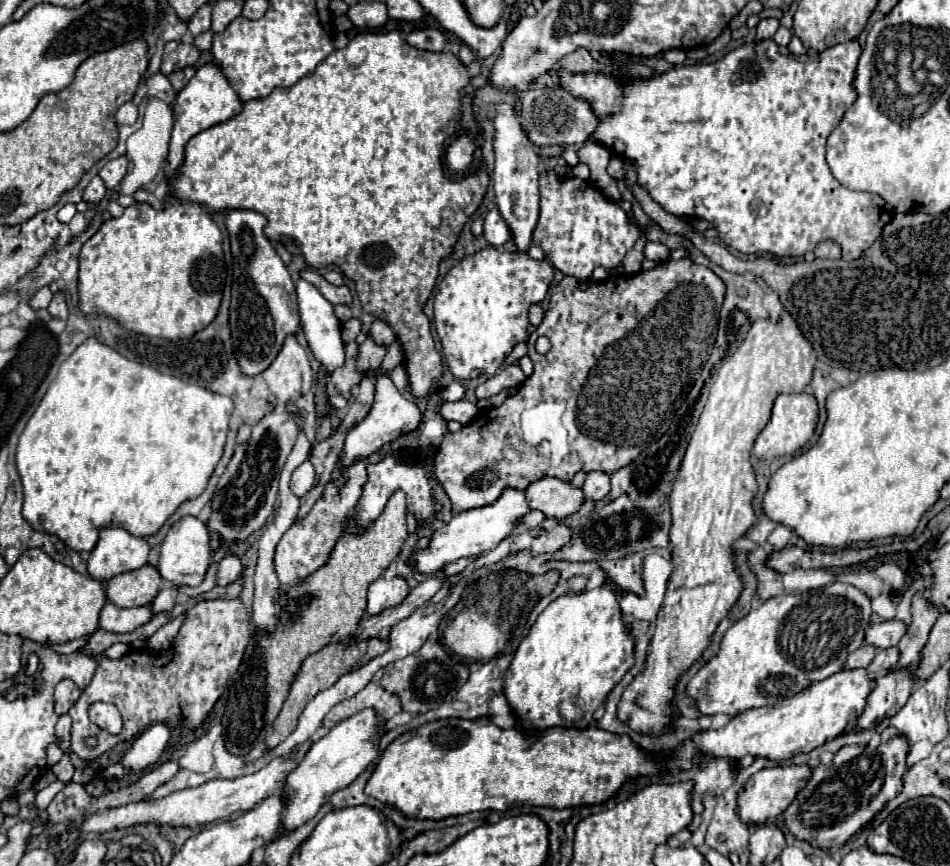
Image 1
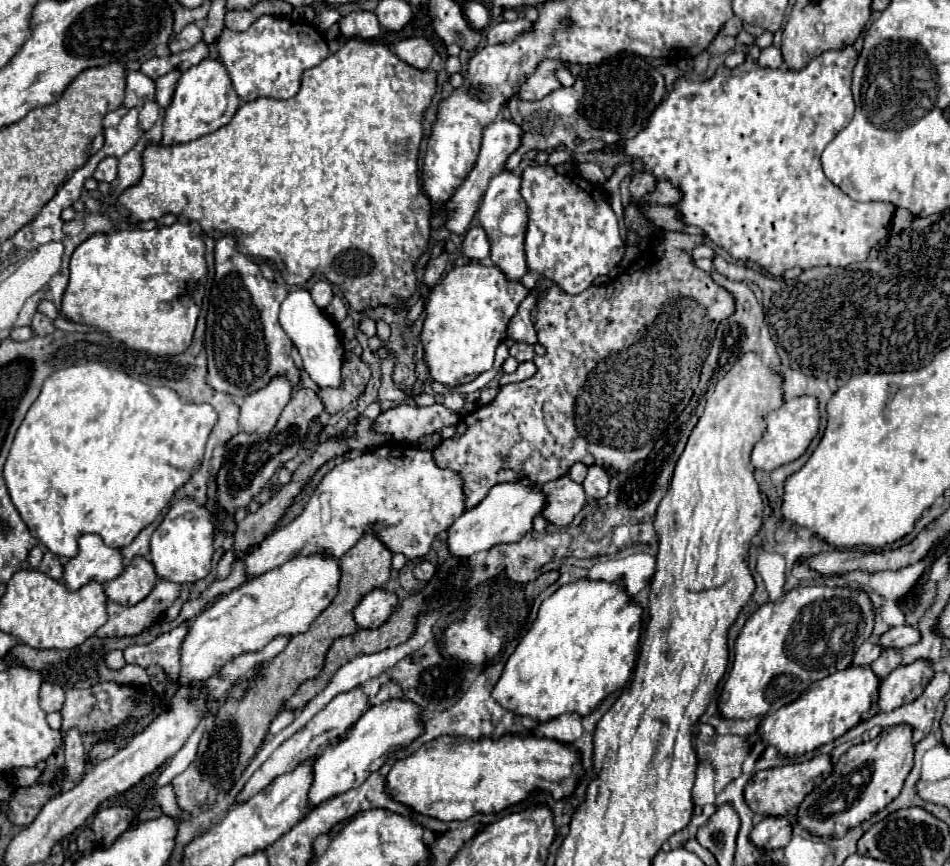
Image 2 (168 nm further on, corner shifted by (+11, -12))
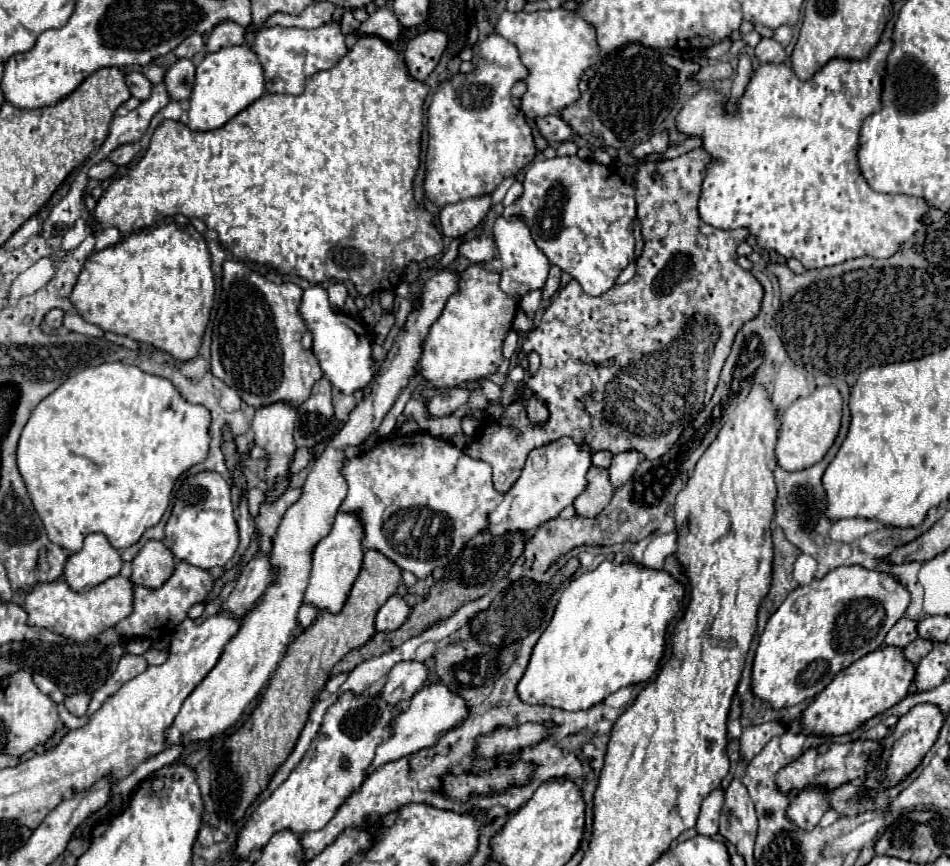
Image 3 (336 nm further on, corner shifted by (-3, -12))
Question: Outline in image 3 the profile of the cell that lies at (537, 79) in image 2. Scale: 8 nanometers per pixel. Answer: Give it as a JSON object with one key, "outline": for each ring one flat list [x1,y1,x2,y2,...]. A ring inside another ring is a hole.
{"outline":[[557,8,533,14,503,12,495,32,517,46,523,64,529,68,527,92,521,98,521,110,529,120,555,114,559,108,575,102,579,98,581,74,599,60,595,30,571,10]]}

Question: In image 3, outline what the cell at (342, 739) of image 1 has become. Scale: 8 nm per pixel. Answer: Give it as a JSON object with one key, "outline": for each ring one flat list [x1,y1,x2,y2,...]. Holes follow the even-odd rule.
{"outline":[[431,684,421,688,411,700,409,706,405,710,401,710,401,714,397,714,391,722,391,736,381,742,377,746,375,758,371,762,371,768,377,770,379,766,391,762,391,760,399,760,403,756,415,754,423,748,431,748,439,736,443,736,443,732,455,728,457,724,461,724,467,716,467,706,463,704,463,700,459,700,459,696,455,696,451,690,447,690,447,686,443,684]]}

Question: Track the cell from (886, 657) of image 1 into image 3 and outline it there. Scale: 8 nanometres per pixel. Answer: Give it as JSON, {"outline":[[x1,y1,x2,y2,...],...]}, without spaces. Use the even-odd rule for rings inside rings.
{"outline":[[917,638,915,642,911,642,911,644,903,650,903,654,905,654,905,658,907,658,911,664,917,664,917,662,919,662,923,656,927,656,931,650,933,650,933,642]]}

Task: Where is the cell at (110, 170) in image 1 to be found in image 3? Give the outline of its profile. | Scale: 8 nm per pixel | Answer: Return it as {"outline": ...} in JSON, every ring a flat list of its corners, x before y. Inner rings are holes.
{"outline":[[125,144,125,146,117,148,117,150,113,150,111,156,109,156,109,160,115,166,129,166,133,162,133,158,135,158,135,150,133,150,131,144]]}

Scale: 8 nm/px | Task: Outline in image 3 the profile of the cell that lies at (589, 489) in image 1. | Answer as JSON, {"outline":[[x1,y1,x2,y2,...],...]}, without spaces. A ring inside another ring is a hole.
{"outline":[[621,452,619,456,615,456,609,466,609,480,613,488,621,488,633,476,639,462,641,462,639,452]]}

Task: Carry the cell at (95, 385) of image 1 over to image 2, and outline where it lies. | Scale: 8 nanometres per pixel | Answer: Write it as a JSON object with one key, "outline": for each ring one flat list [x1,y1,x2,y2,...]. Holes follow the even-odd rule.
{"outline":[[85,362,85,364,77,364,77,366,69,366,63,370,53,372,45,384,43,390,39,394,39,398,35,400,35,404,29,408,25,420,21,422,11,452,7,456,5,462,5,482,11,494,11,500,15,504,15,508,19,510,21,518,25,520,29,532,43,542,53,554,63,556,63,558,73,558,77,554,77,540,81,534,94,533,103,538,103,542,111,548,123,548,127,544,131,544,131,540,145,528,149,526,157,514,169,504,173,492,185,484,193,472,199,470,201,460,203,460,203,452,205,452,205,442,209,438,211,428,215,426,217,416,215,410,209,404,193,404,193,402,183,402,171,388,165,386,149,386,143,384,131,376,127,376,125,372,119,370,111,370,99,362]]}

